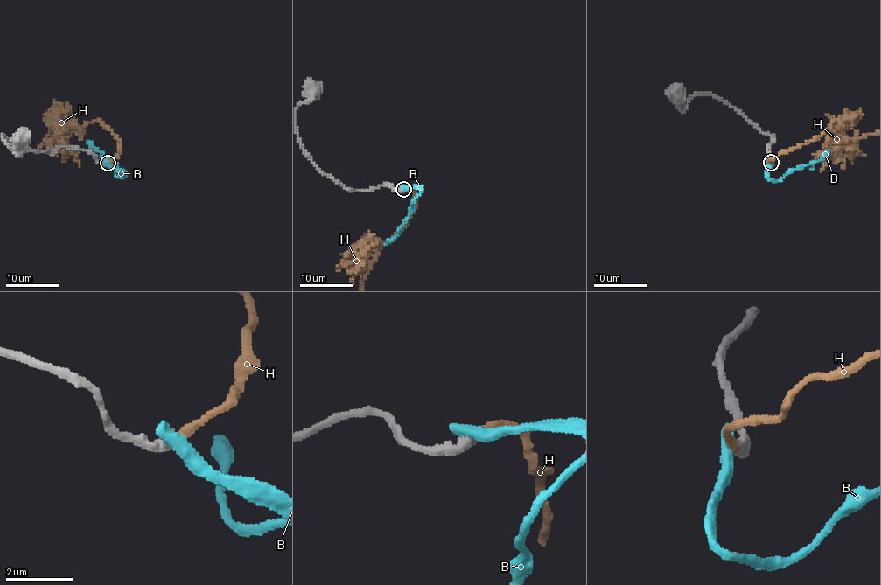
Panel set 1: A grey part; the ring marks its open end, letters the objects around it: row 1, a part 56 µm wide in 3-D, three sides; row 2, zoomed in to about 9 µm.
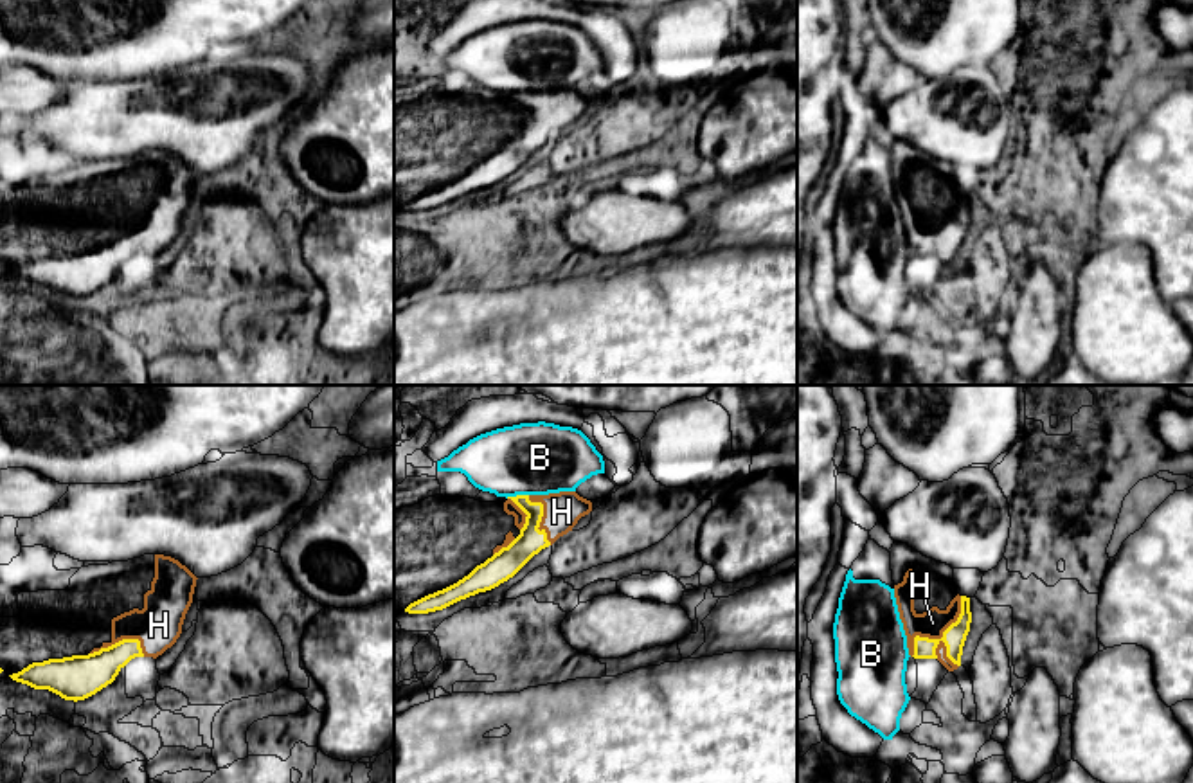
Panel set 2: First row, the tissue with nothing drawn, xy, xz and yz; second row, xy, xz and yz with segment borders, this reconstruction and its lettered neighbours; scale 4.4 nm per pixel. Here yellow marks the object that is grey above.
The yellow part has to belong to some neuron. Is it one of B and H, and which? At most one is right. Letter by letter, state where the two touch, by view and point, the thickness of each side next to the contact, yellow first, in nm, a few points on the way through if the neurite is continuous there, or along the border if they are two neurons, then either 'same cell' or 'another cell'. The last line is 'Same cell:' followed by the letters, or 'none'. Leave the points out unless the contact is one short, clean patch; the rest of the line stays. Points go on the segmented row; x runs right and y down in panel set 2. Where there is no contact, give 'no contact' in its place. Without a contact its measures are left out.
B: meets yellow in xz at (517, 495); 120 nm thick on the yellow side, 320 nm on the other; border along xz (528, 494), (506, 497); another cell
H: meets yellow in yz at (938, 639); 100 nm thick on the yellow side, 120 nm on the other; same cell
Same cell: H

